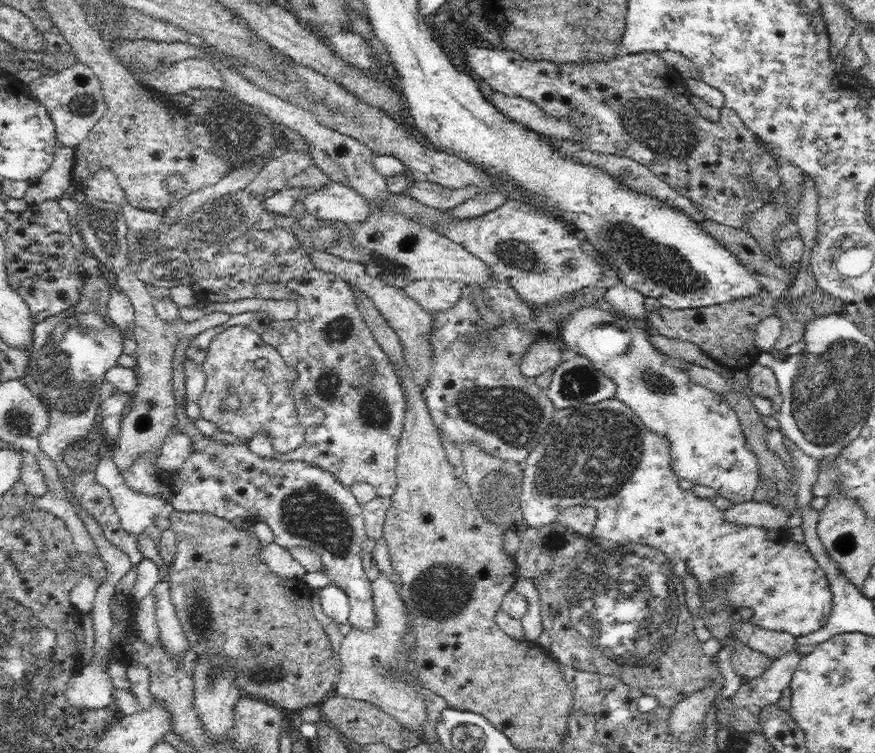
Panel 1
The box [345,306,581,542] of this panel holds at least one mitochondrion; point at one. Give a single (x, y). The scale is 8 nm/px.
(512, 416)

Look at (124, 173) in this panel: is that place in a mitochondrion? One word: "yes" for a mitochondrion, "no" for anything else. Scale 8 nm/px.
no

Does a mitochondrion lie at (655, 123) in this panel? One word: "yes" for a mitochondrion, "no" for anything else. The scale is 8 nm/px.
yes

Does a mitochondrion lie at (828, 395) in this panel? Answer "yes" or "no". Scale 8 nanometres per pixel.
yes

